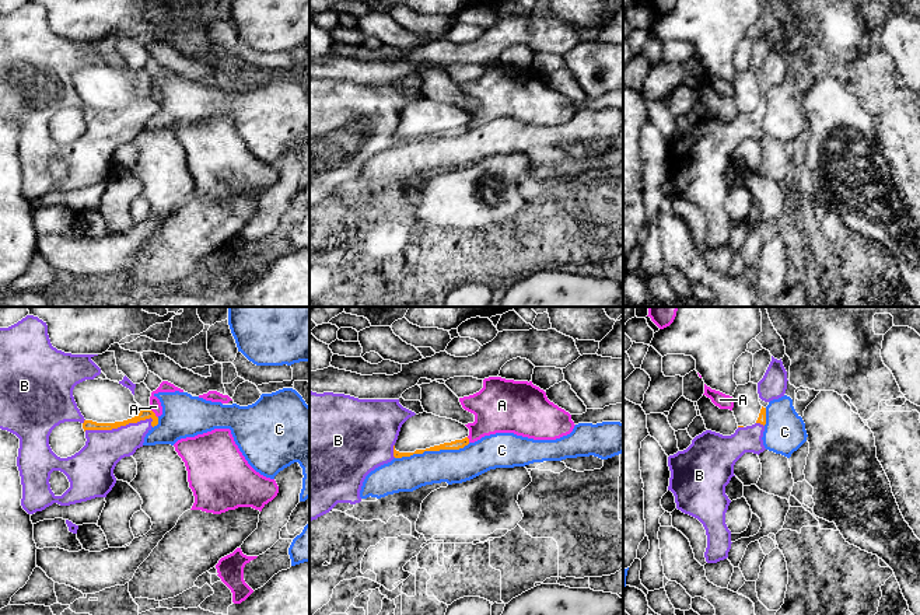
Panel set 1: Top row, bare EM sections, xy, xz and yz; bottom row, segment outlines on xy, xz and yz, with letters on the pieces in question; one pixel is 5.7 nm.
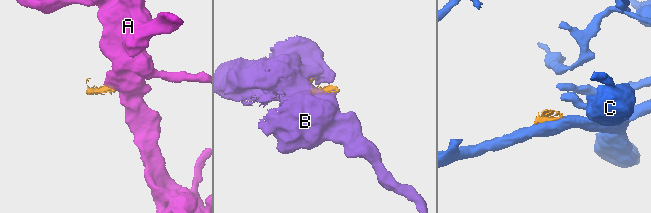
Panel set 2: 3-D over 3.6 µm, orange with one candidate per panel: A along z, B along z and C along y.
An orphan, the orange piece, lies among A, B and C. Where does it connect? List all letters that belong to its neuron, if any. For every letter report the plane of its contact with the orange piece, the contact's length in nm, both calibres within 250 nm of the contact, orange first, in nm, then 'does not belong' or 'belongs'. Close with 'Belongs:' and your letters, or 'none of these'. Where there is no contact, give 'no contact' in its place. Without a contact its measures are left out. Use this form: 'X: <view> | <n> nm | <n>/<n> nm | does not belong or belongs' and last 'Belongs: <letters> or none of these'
A: xy | 80 nm | 60/70 nm | does not belong
B: xy | 400 nm | 60/220 nm | belongs
C: xz | 440 nm | 60/200 nm | does not belong
Belongs: B

